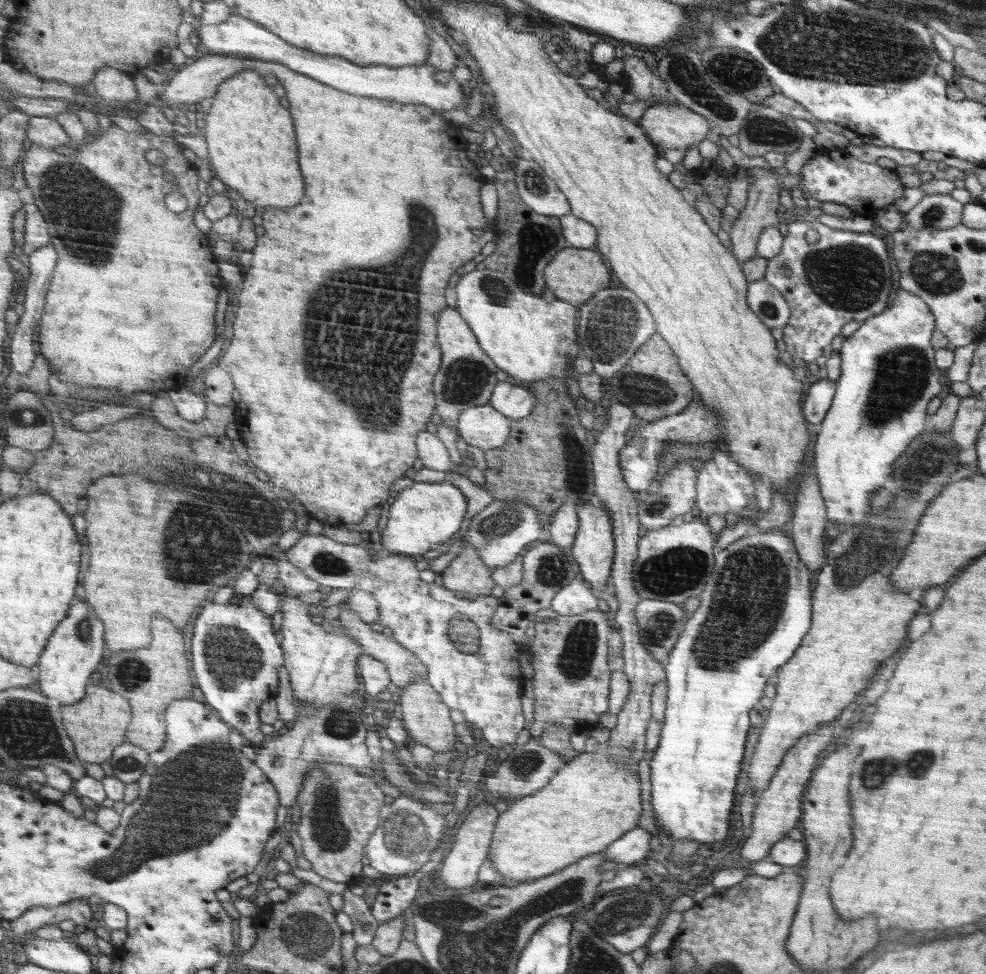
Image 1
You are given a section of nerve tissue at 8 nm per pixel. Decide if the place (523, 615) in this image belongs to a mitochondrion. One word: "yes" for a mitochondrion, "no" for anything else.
no

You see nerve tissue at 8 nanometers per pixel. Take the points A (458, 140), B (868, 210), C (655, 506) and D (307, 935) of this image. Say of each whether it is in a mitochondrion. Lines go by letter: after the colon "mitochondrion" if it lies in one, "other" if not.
A: other
B: other
C: mitochondrion
D: mitochondrion

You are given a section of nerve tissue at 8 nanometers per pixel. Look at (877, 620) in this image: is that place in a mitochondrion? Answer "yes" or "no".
no

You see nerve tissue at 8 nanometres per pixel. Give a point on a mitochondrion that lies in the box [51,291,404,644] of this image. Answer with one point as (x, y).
(205, 542)

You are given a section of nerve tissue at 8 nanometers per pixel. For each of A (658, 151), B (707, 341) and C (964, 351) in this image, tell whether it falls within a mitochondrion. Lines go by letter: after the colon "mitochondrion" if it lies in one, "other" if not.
A: other
B: other
C: other

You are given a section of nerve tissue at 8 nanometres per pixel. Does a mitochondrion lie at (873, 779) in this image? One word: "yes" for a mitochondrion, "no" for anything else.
yes

